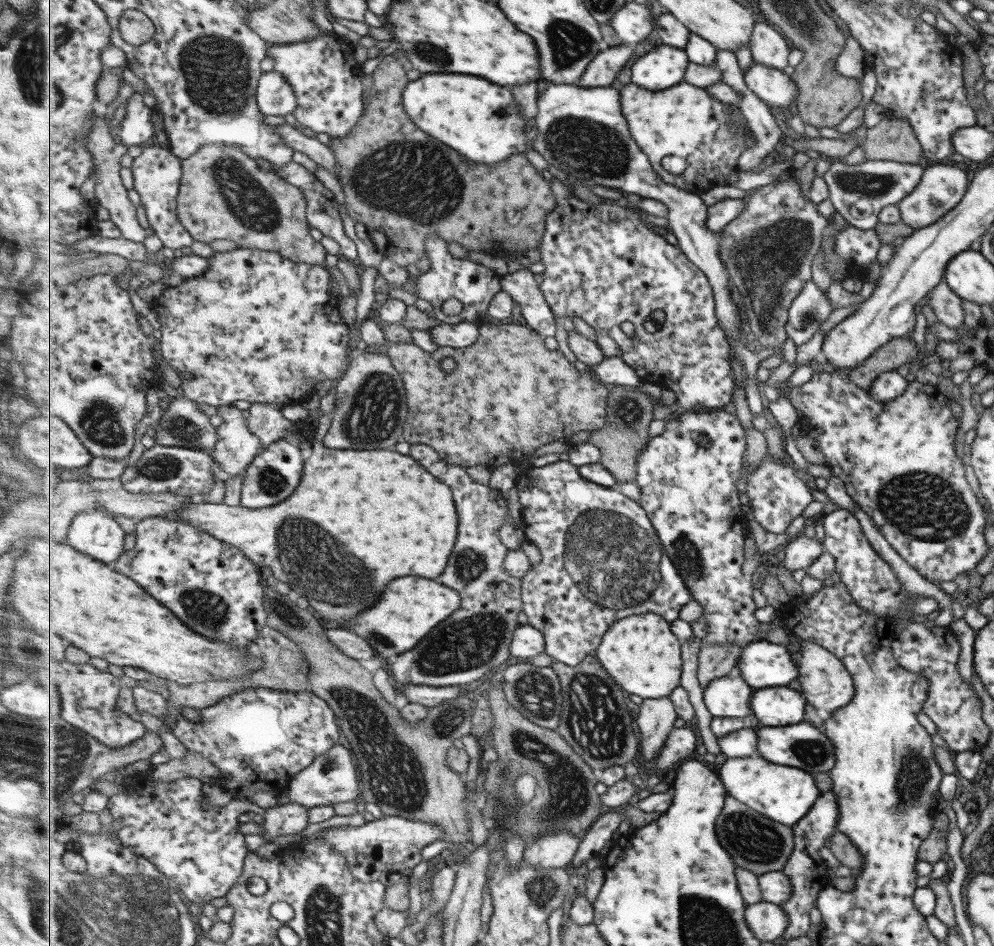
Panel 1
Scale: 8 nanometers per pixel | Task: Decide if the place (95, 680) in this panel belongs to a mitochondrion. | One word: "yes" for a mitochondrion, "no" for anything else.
no

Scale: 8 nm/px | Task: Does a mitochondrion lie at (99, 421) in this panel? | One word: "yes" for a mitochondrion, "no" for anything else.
yes

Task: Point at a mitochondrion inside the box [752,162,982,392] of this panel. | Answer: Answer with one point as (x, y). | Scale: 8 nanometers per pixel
(867, 185)

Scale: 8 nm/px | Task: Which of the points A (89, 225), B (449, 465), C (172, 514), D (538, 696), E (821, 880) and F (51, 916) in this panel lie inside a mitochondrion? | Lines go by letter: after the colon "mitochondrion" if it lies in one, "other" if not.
A: other
B: other
C: other
D: mitochondrion
E: other
F: mitochondrion

